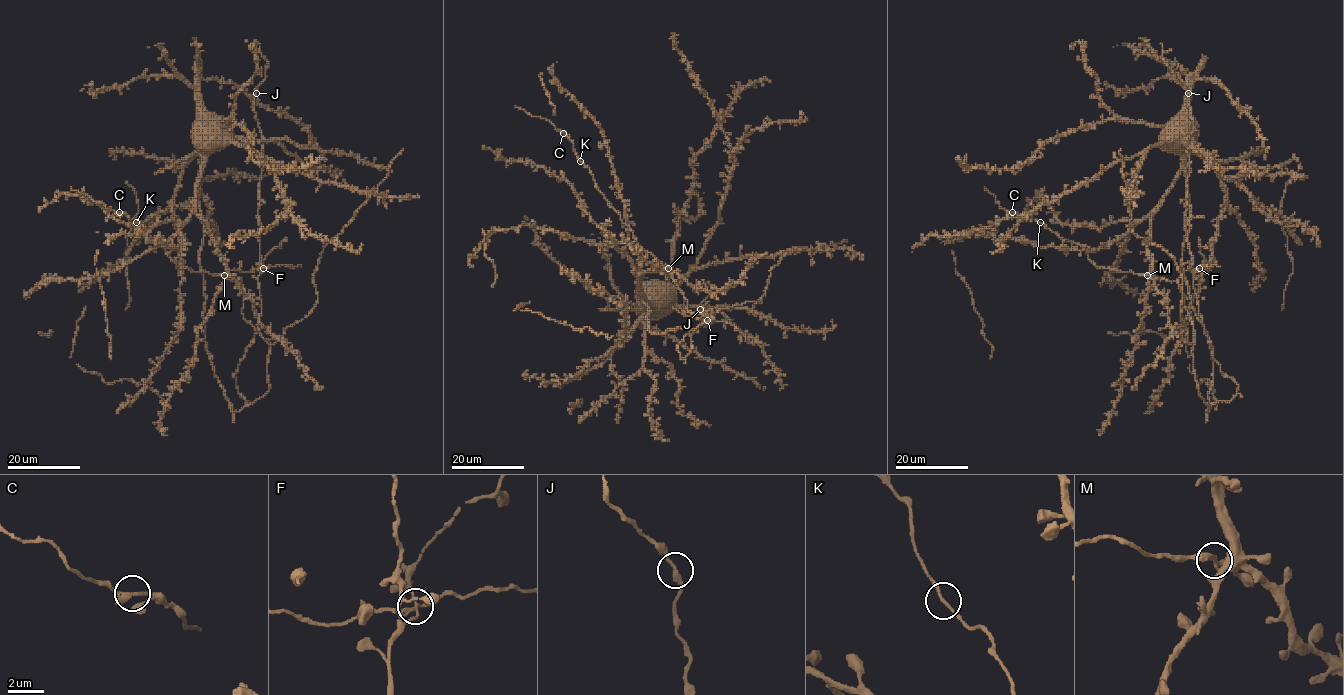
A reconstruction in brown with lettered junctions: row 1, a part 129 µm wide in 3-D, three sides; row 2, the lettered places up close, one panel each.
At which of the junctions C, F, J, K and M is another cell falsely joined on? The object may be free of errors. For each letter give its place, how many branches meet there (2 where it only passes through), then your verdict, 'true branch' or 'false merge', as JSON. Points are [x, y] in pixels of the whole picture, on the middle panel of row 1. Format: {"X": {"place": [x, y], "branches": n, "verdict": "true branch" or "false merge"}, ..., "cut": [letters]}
{"C": {"place": [563, 133], "branches": 3, "verdict": "true branch"}, "F": {"place": [707, 320], "branches": 4, "verdict": "false merge"}, "J": {"place": [700, 309], "branches": 2, "verdict": "true branch"}, "K": {"place": [580, 161], "branches": 2, "verdict": "true branch"}, "M": {"place": [668, 268], "branches": 4, "verdict": "true branch"}, "cut": ["F"]}

